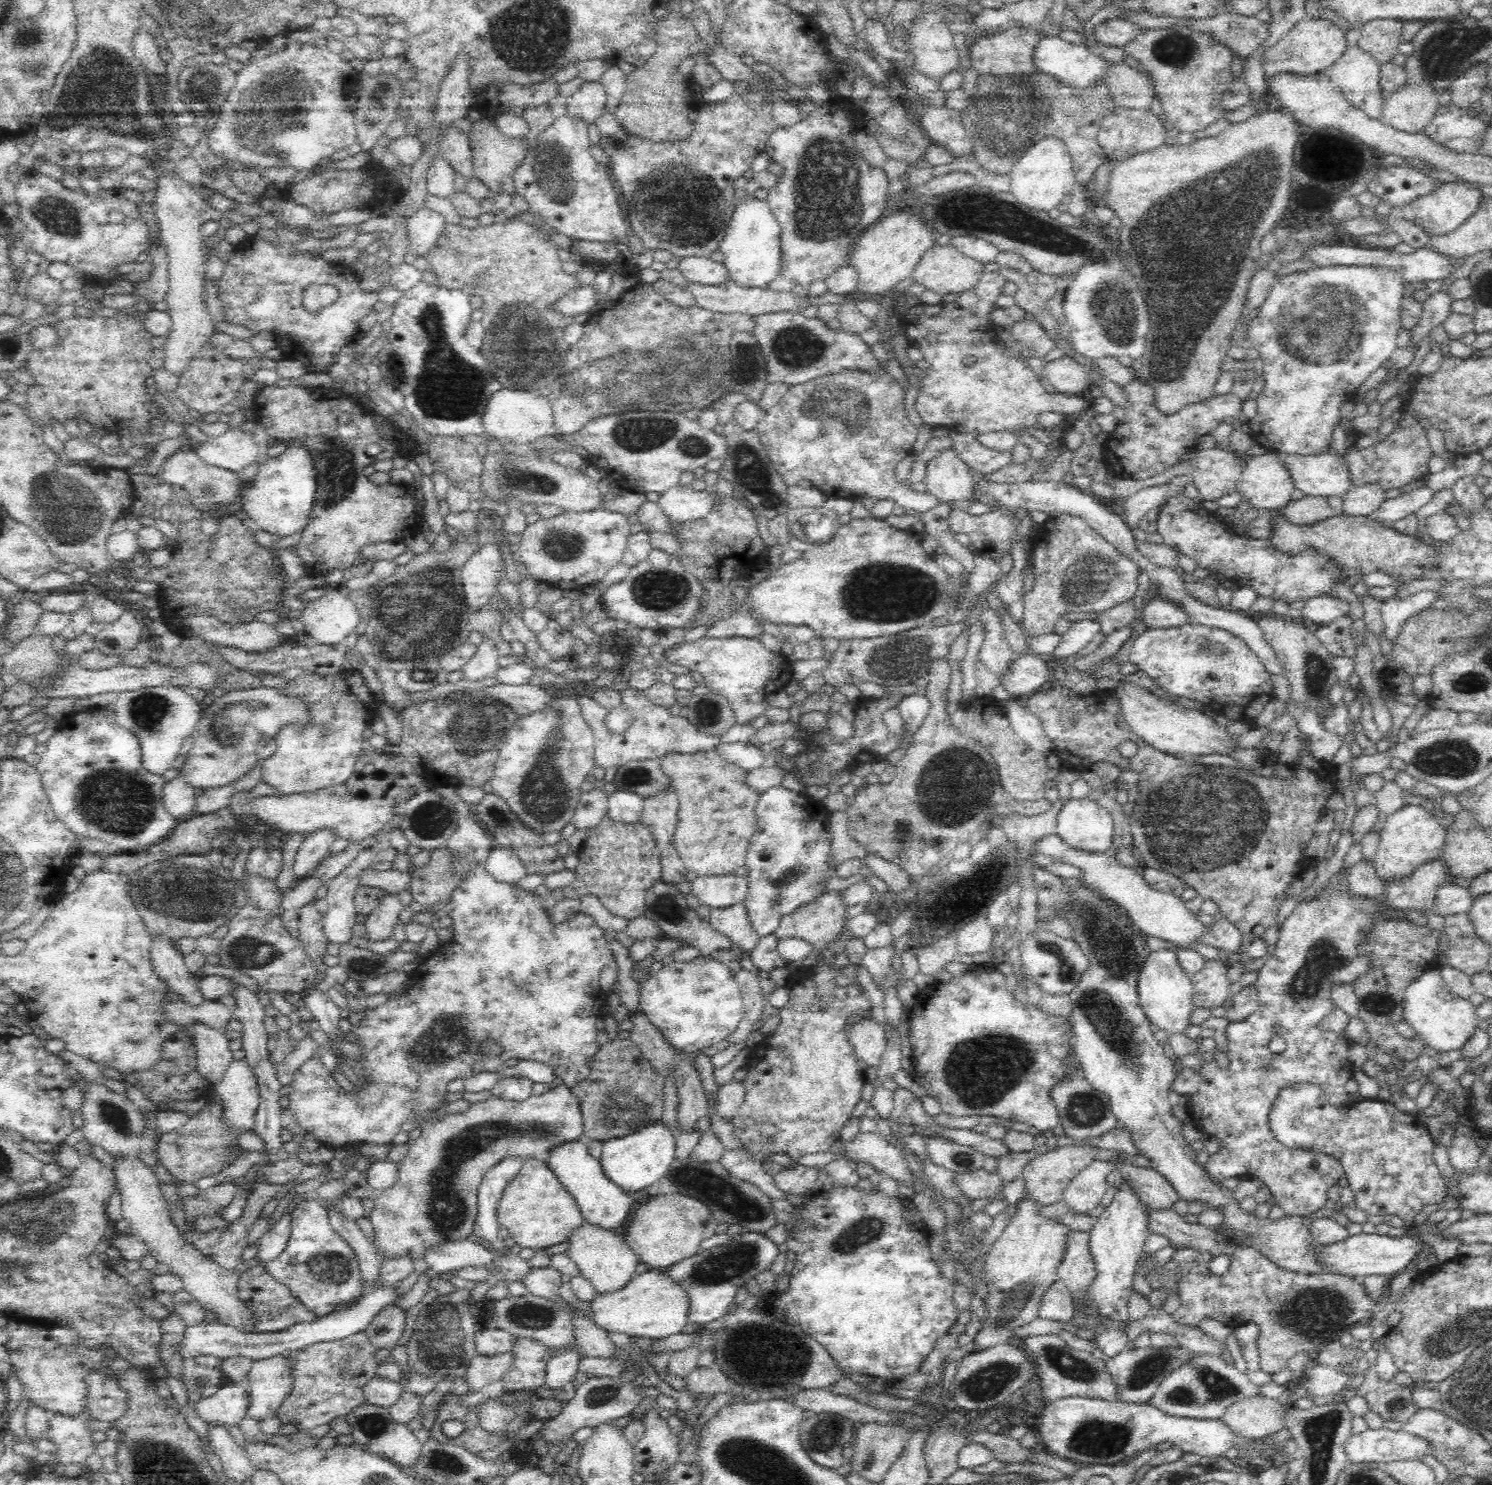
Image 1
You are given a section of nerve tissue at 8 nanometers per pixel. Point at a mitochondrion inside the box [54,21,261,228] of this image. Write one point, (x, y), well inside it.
(99, 81)

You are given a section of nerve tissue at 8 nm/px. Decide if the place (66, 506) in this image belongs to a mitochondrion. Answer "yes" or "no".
yes

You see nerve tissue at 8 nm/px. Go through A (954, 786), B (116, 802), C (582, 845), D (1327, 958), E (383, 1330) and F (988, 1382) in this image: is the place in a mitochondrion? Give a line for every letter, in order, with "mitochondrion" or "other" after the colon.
A: mitochondrion
B: mitochondrion
C: other
D: mitochondrion
E: mitochondrion
F: mitochondrion

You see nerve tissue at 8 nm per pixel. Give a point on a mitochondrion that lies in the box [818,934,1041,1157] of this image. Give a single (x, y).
(981, 1071)

